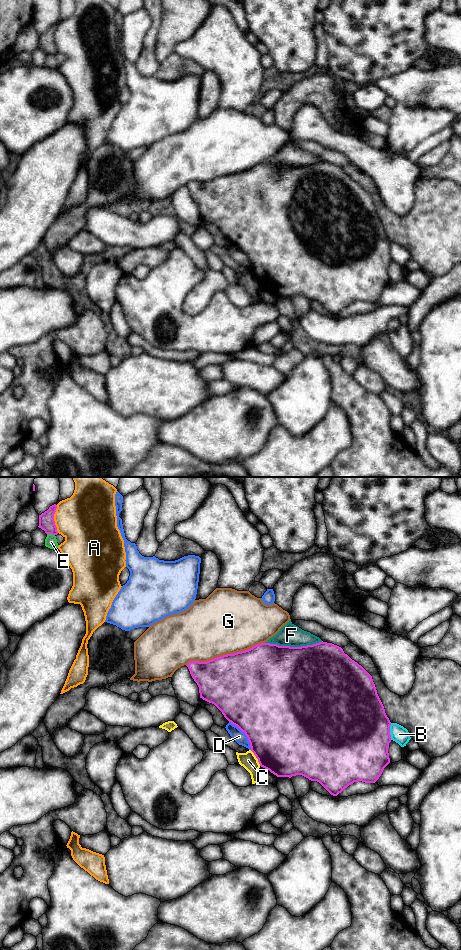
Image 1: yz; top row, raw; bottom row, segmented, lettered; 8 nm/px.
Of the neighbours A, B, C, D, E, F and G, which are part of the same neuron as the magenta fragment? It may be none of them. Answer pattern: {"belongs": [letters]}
{"belongs": []}

